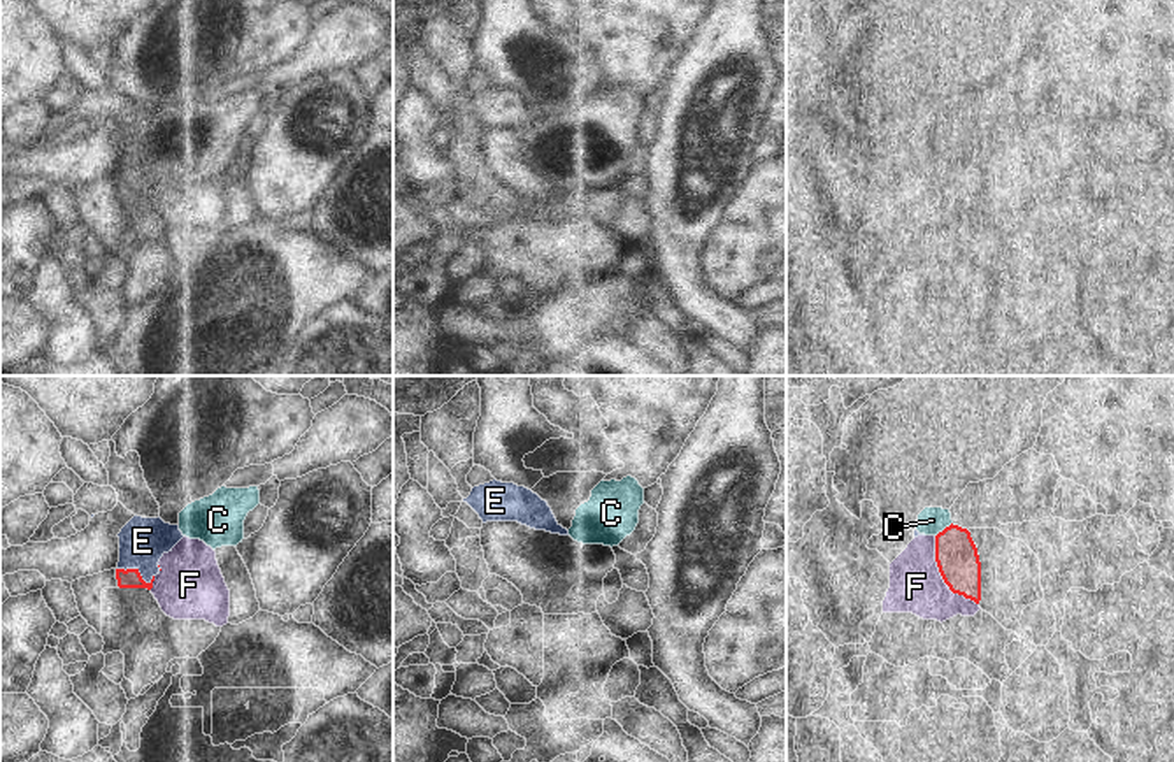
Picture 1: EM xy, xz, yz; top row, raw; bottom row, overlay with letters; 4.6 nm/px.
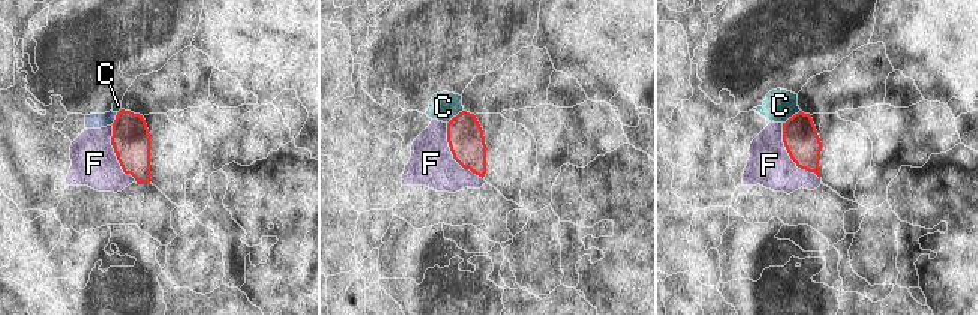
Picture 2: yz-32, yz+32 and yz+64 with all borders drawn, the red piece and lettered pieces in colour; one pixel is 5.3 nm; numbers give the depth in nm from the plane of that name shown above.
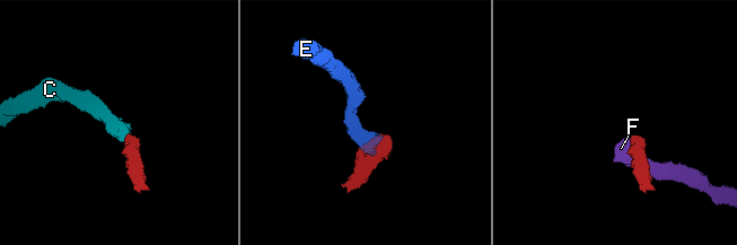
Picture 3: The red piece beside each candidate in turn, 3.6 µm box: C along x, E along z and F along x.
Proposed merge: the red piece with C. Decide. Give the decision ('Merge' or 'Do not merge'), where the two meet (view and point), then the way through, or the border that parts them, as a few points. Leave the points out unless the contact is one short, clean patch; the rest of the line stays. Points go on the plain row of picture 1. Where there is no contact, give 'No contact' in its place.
Merge. Touches red at yz (944, 136). Path across: yz (957, 164), (944, 136), (932, 127).

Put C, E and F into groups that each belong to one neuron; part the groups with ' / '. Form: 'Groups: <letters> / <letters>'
Groups: C / E F.

